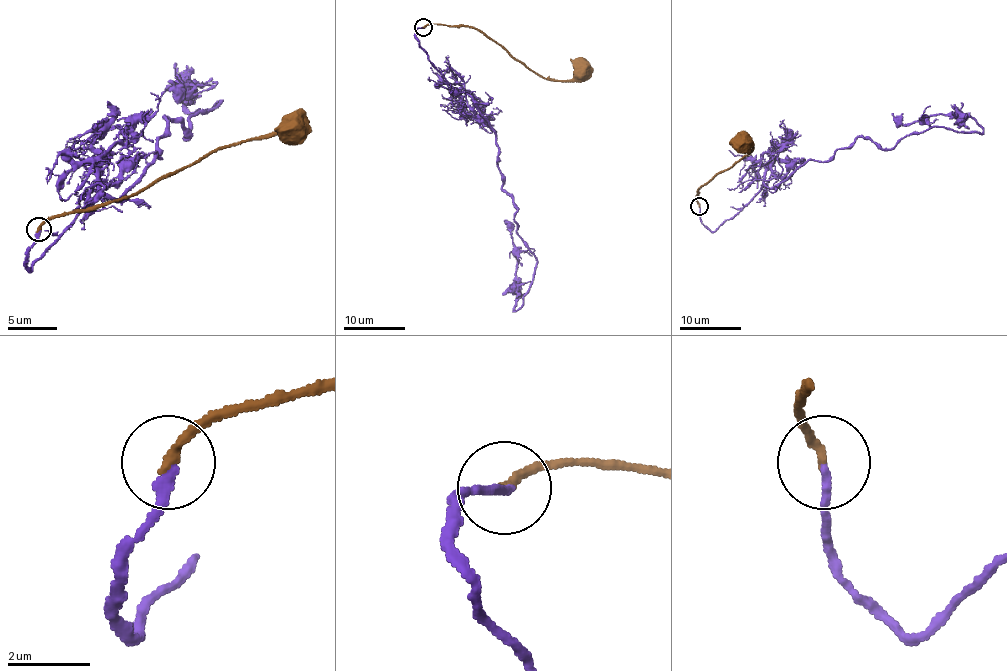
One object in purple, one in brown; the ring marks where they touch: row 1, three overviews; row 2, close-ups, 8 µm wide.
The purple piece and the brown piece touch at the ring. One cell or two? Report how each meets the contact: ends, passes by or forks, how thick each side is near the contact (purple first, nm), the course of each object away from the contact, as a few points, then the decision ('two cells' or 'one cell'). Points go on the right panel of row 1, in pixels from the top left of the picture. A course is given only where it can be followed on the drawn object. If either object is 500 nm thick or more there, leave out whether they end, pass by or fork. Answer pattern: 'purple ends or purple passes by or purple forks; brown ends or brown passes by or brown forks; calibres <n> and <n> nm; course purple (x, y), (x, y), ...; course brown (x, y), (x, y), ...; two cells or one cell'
purple ends; brown ends; calibres 220 and 220 nm; course purple (700, 205), (715, 231), (763, 186), (859, 136), (893, 149), (930, 127), (983, 130), (969, 115), (891, 114); course brown (700, 205), (695, 198), (701, 187), (752, 150), (749, 146), (729, 141); one cell

